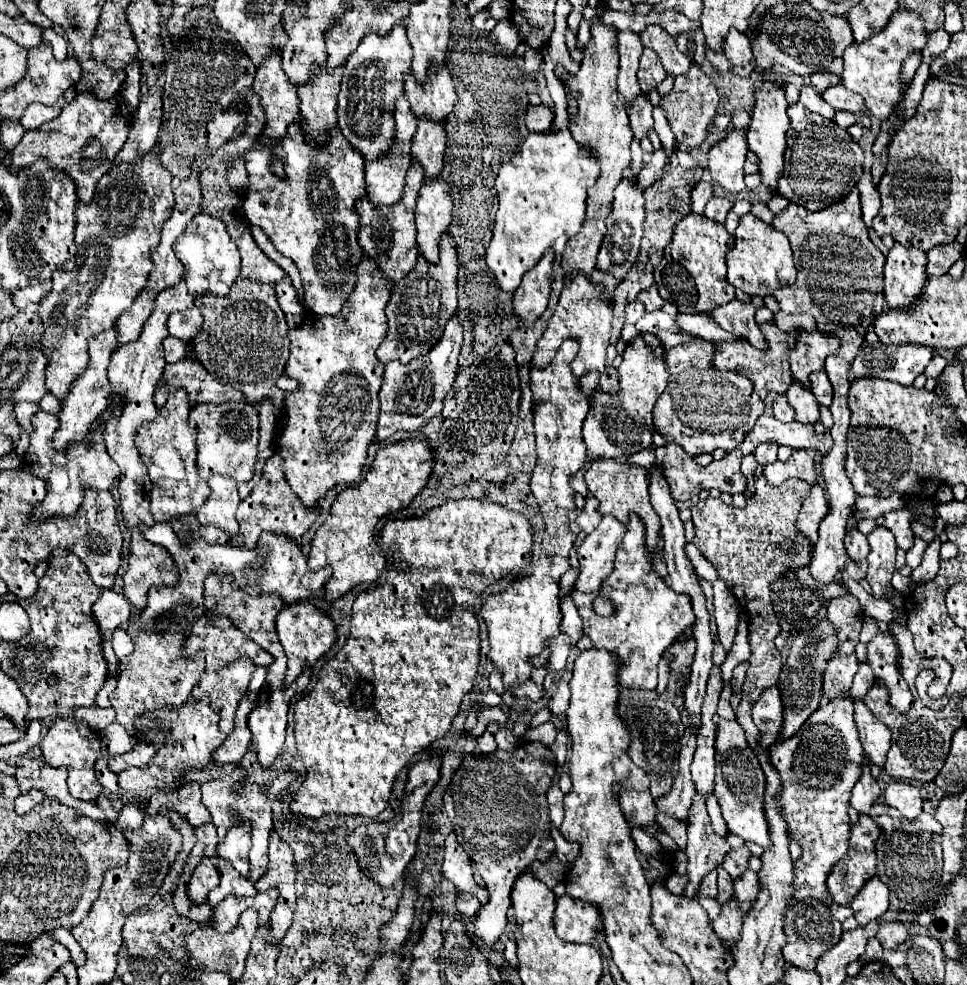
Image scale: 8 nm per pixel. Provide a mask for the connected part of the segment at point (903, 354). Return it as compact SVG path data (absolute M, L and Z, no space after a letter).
M865 342L851 364L849 380L853 382L861 376L875 376L911 386L913 380L925 370L927 360L931 360L929 346Z

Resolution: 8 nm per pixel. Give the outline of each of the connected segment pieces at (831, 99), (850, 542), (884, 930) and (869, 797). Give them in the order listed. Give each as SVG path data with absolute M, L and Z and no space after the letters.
M837 84L837 86L827 88L827 92L823 92L821 96L835 110L847 110L847 112L853 112L855 116L861 116L867 110L865 104L863 104L863 98L859 94L847 90L843 84Z
M857 526L851 528L851 530L847 532L847 536L845 536L845 548L847 548L847 554L849 554L849 558L851 558L853 562L865 560L865 558L867 558L867 552L869 552L867 536L861 534L861 532L857 530Z
M881 922L877 930L877 940L883 944L883 948L893 950L897 944L905 942L909 936L909 924L899 924L899 922Z
M865 758L863 766L861 766L863 774L857 780L857 784L851 790L851 806L859 812L859 814L867 814L871 804L879 798L881 790L877 786L877 780L871 776L871 768L869 768L869 760Z

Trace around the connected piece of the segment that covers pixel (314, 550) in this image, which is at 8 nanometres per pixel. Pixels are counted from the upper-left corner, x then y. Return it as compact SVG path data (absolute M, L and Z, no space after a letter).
M405 440L383 446L377 450L371 468L359 480L359 484L349 486L335 498L327 520L319 526L319 530L313 536L307 558L307 566L311 570L333 570L331 578L323 586L325 602L333 602L345 596L351 588L363 582L373 584L381 576L385 568L385 556L373 542L373 528L381 516L407 508L409 502L425 488L427 478L431 474L431 462L433 454L427 448L425 440Z

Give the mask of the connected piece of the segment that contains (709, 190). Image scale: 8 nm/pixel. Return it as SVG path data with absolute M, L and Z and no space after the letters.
M703 180L697 182L691 190L691 212L703 214L703 208L711 196L713 196L713 186L709 182L703 182Z

